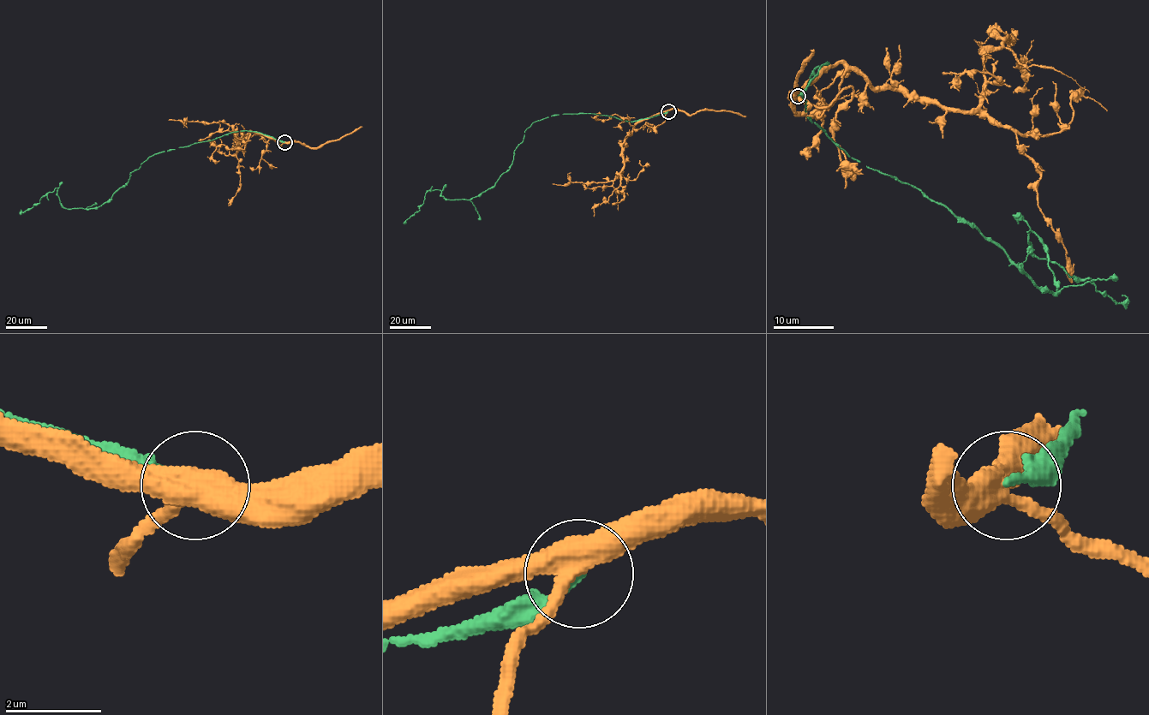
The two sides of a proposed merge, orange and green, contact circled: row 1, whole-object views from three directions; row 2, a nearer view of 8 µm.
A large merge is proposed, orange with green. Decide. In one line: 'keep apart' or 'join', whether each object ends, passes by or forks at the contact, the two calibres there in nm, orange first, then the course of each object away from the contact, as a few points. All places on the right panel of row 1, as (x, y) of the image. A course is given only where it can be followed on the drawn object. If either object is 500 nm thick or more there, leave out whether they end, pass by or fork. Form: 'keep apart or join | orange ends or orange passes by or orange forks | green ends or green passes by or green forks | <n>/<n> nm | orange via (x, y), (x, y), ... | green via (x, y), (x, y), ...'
keep apart | orange forks | green ends | 480/190 nm | orange via (797, 95), (822, 71), (846, 63), (874, 88), (972, 110), (984, 57), (1011, 31) | green via (797, 95), (828, 62), (808, 118), (856, 160), (1041, 288), (1058, 293), (1031, 231), (1038, 258), (1121, 295)

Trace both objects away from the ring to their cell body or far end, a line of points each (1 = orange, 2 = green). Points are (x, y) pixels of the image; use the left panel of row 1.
1: (284, 142), (250, 131), (243, 140), (238, 140), (238, 147), (236, 134), (230, 125), (221, 122), (169, 120)
2: (284, 142), (251, 130), (227, 134), (149, 156), (100, 205), (66, 209), (56, 187), (39, 203), (20, 210)

